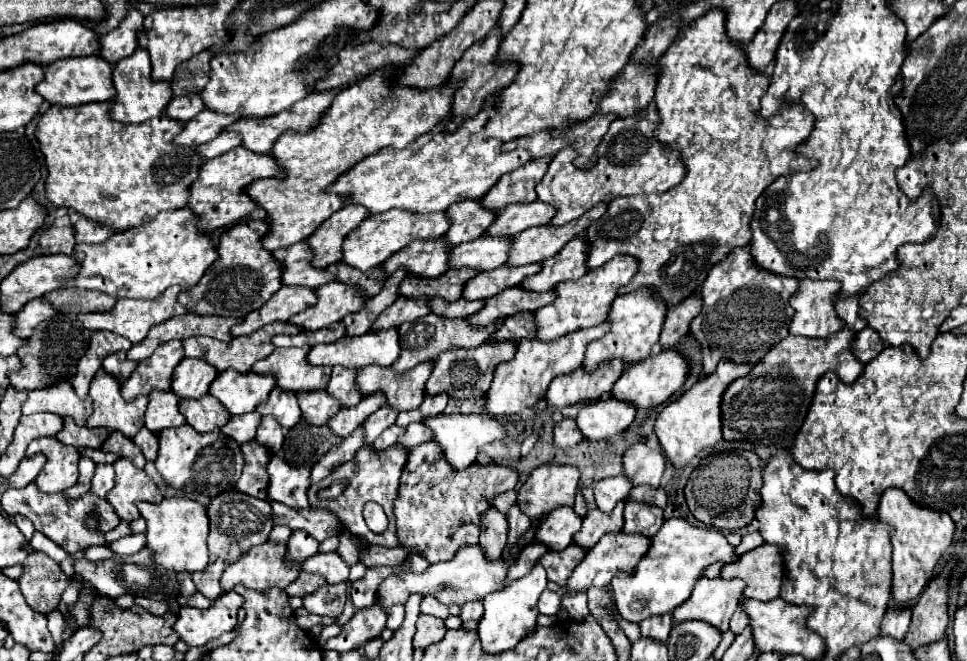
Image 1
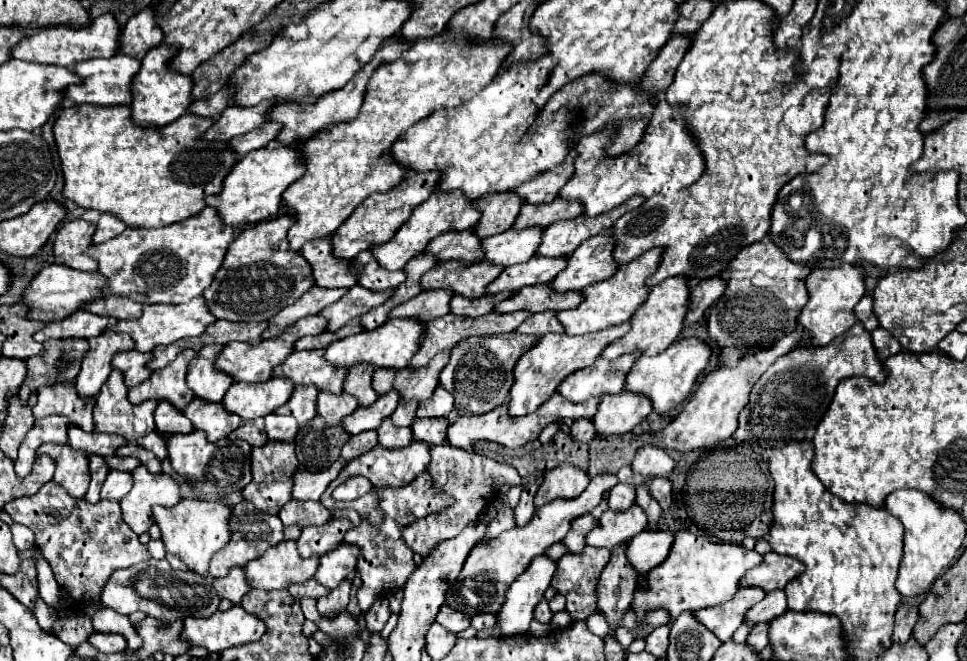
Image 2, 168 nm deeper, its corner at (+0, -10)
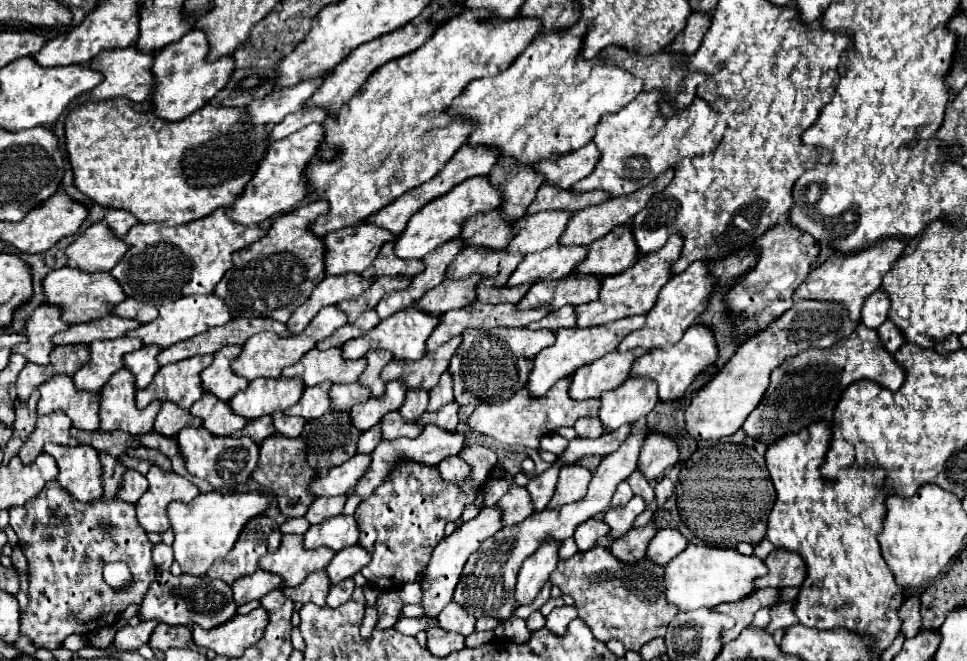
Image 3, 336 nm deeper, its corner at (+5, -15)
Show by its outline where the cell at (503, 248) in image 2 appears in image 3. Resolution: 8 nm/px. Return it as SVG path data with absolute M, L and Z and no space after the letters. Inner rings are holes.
M542 211L538 215L526 215L524 221L514 225L514 239L508 245L510 253L536 253L558 243L564 233L572 211Z

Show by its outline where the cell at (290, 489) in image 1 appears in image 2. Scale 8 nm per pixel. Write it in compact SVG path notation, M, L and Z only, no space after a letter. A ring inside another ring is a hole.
M337 460L327 470L321 470L321 472L297 470L293 474L293 492L291 492L291 498L297 500L297 502L319 500L319 496L327 488L327 484L337 478L337 474L341 472L343 466L345 466L345 462L343 460Z

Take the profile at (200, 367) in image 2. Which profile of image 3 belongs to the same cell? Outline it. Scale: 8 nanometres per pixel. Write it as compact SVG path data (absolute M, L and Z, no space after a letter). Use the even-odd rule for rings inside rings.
M228 345L214 353L214 363L202 371L204 391L218 395L222 401L230 401L238 391L248 387L248 379L238 377L232 371L232 361L240 355L242 345Z

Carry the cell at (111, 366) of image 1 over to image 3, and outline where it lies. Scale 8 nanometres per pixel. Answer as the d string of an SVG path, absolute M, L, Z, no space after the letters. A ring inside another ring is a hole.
M148 345L148 347L142 347L130 355L126 355L124 363L126 363L126 369L136 375L136 389L144 389L150 385L154 373L160 369L158 361L156 361L156 355L162 351L162 347L154 347L154 345Z

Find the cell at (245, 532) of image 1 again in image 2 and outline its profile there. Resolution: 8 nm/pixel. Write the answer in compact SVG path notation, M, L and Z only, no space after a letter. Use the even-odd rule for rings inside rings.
M243 500L239 504L233 506L233 514L229 520L231 526L231 540L211 558L211 568L209 574L211 576L223 576L229 572L231 566L245 566L247 562L259 558L265 554L267 548L277 546L283 540L283 524L279 522L279 516L271 516L271 514L263 514L261 510L257 510L251 502Z

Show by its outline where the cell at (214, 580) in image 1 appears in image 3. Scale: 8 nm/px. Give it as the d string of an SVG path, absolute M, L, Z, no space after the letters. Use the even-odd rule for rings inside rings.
M258 569L254 575L248 575L246 579L238 579L238 583L232 585L234 591L234 601L238 605L244 605L248 601L254 599L262 599L266 593L280 589L282 587L282 577L280 575L272 575L270 571L262 571Z

